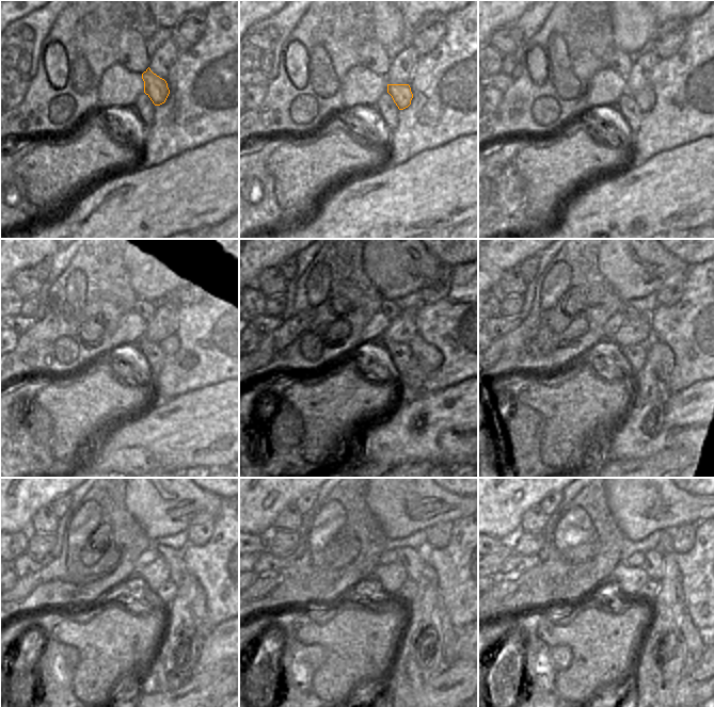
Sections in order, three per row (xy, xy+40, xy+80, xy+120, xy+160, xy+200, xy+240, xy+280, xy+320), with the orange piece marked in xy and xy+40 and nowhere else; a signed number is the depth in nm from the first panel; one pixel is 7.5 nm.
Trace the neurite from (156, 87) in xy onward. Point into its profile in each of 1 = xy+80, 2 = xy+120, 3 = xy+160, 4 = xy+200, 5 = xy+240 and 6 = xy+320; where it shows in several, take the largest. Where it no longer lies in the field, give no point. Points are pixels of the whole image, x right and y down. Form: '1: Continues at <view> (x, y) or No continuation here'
1: Continues at xy+80 (645, 98)
2: Continues at xy+120 (171, 344)
3: Continues at xy+160 (429, 358)
4: Continues at xy+200 (662, 357)
5: Continues at xy+240 (196, 596)
6: Continues at xy+320 (695, 643).

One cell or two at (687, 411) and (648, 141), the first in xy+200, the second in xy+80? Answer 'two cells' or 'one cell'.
two cells

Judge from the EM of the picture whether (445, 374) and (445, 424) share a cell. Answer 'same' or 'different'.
different

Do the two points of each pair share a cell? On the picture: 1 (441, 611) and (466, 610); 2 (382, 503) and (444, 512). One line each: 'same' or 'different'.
1: different
2: same

